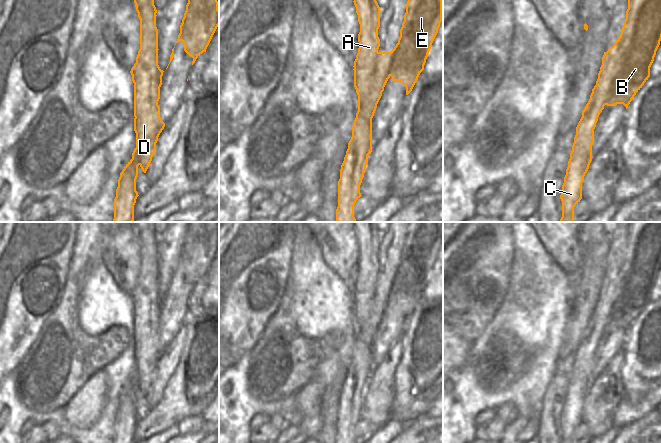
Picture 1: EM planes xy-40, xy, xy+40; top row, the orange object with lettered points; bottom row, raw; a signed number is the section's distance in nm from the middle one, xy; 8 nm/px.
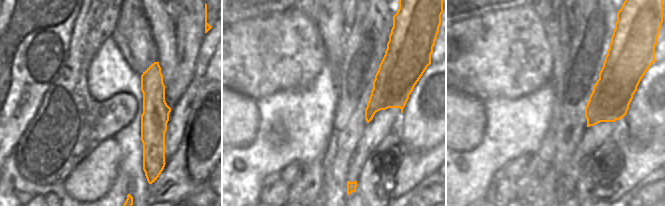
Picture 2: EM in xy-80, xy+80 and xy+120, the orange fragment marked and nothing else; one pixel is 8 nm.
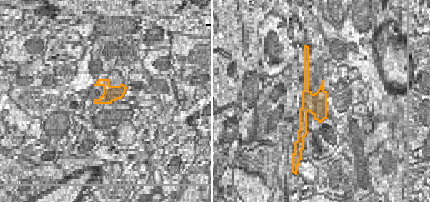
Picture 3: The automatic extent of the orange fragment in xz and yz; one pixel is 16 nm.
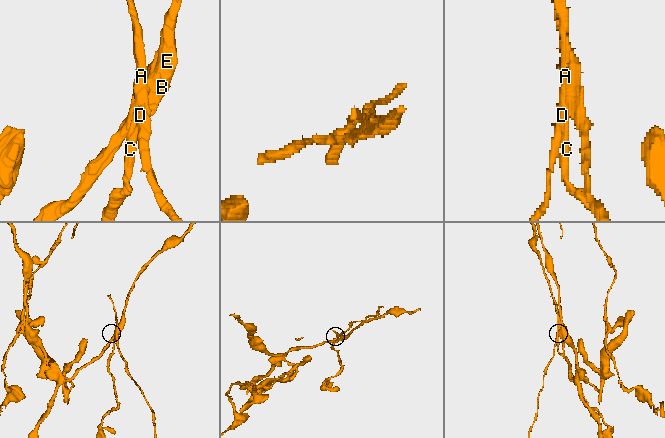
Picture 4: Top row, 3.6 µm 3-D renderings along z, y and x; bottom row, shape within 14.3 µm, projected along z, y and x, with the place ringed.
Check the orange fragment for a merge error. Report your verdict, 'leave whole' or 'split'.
split

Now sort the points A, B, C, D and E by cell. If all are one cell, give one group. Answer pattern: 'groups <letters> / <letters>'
groups A D / B C E

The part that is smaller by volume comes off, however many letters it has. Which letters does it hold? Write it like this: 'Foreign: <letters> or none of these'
Foreign: A, D

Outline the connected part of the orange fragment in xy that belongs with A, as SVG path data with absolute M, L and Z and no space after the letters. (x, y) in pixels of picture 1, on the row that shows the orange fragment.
M354 0L360 32L360 44L354 61L354 87L358 95L358 111L365 120L372 120L382 96L373 85L372 79L378 65L380 39L380 7L376 0Z

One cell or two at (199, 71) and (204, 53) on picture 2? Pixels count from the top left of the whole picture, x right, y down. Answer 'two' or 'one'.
one

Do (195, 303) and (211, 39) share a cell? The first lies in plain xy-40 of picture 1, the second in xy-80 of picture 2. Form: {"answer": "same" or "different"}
{"answer": "same"}

